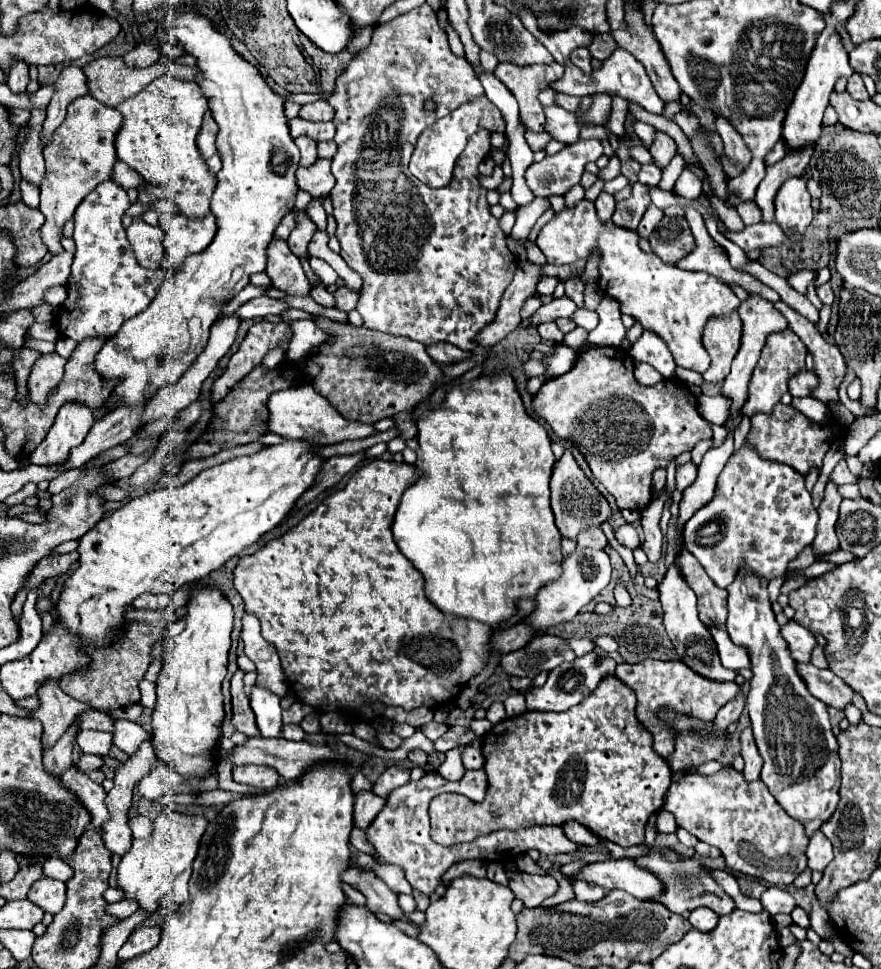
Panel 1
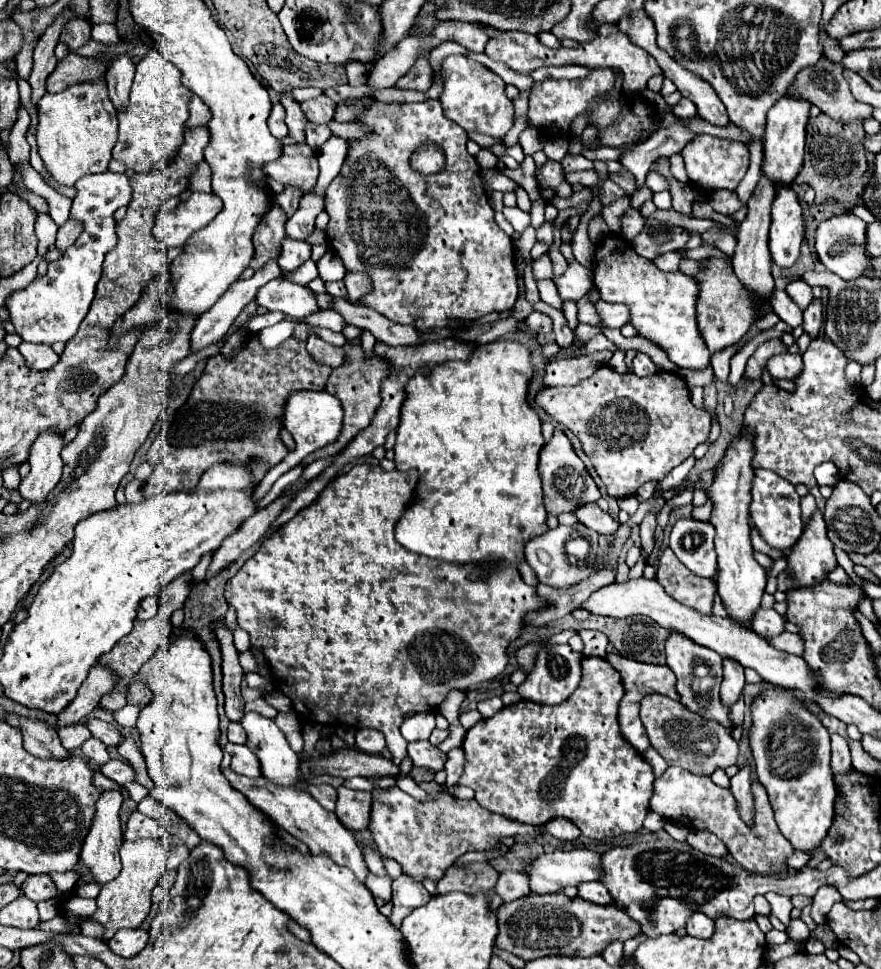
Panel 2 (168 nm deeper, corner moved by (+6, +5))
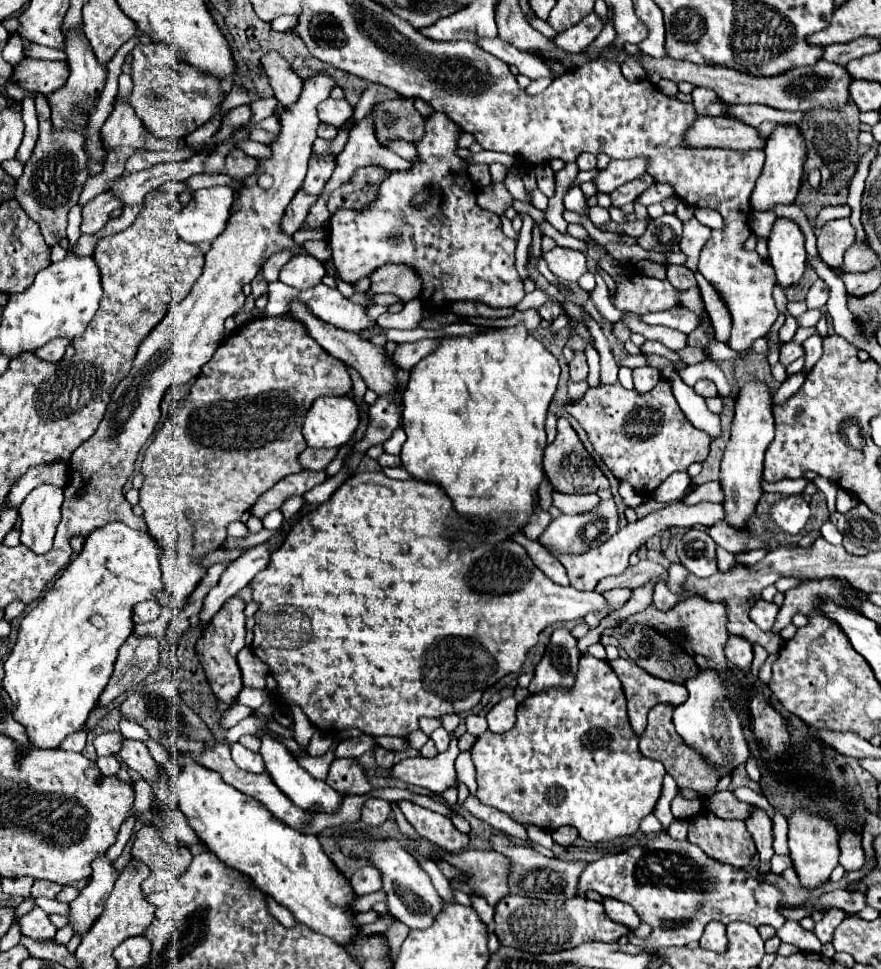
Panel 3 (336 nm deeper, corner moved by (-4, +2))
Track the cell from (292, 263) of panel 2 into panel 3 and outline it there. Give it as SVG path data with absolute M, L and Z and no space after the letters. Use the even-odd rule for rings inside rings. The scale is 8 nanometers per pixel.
M312 255L292 257L280 271L280 281L294 289L310 289L322 281L326 275L324 265Z

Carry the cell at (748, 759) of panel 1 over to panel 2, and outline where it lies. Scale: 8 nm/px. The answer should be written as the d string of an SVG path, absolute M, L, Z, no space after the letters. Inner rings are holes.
M746 762L736 776L730 778L730 790L736 798L736 802L740 804L740 814L742 820L752 824L752 792L750 792L750 782L752 782L752 768Z

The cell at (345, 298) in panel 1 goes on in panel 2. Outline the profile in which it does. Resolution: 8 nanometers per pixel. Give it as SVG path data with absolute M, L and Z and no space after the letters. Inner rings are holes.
M348 272L344 278L344 284L346 284L350 300L358 300L362 294L370 290L370 278L360 272Z

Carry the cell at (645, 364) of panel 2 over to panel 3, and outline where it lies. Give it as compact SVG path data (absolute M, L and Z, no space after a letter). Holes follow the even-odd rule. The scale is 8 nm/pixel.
M636 367L632 369L632 379L636 393L648 393L660 381L660 373L652 367Z

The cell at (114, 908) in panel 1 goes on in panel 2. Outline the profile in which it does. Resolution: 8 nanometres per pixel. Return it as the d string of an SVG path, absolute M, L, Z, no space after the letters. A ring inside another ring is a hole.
M72 898L68 904L66 904L66 912L72 912L80 918L84 916L92 916L96 912L96 900L90 900L90 898Z

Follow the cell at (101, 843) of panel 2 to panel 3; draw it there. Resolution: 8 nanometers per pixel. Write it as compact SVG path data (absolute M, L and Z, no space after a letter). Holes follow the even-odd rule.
M100 855L92 863L92 879L86 889L80 891L80 895L70 903L70 925L74 929L74 935L82 937L88 933L90 925L100 917L104 911L106 897L110 895L114 883L118 879L116 869L106 859L106 855Z

